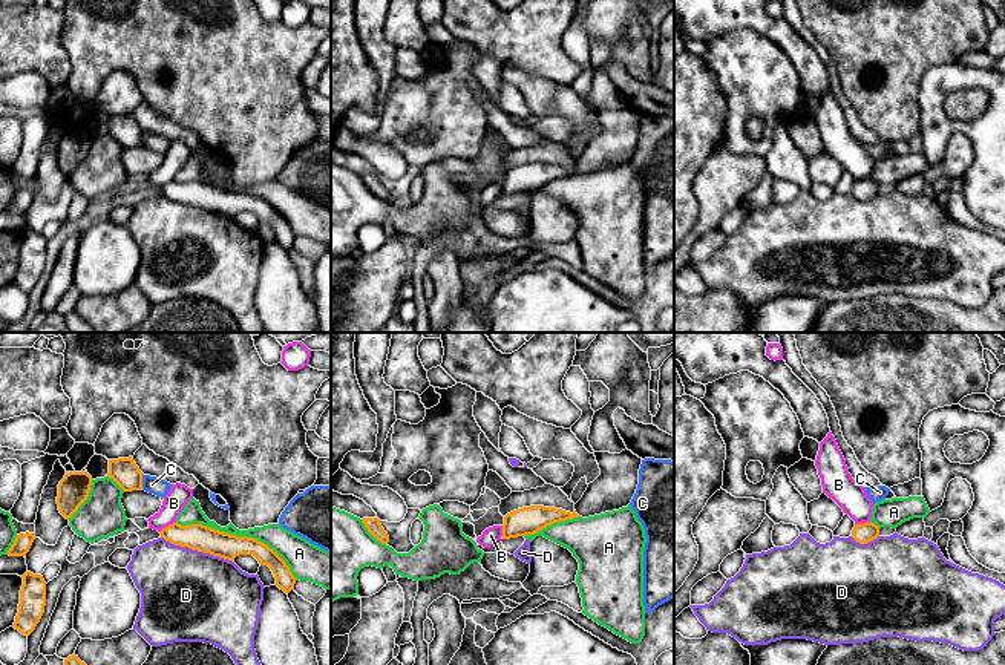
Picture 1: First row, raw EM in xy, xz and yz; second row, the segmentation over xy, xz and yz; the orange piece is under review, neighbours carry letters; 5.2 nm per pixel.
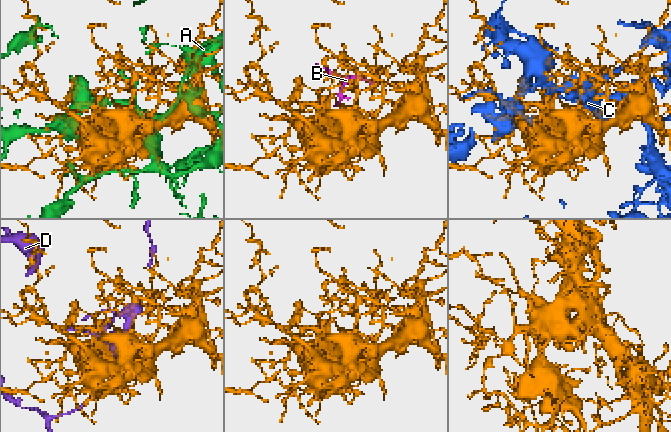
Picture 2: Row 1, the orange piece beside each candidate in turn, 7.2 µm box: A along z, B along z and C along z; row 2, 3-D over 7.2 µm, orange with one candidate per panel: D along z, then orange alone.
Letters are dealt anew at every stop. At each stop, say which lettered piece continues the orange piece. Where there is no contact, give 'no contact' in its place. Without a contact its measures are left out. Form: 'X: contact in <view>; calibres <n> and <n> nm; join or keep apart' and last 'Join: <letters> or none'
A: contact in xy; calibres 140 and 140 nm; keep apart
B: contact in xy; calibres 140 and 120 nm; keep apart
C: contact in xy; calibres 150 and 90 nm; keep apart
D: contact in xy; calibres 140 and 480 nm; keep apart
Join: none

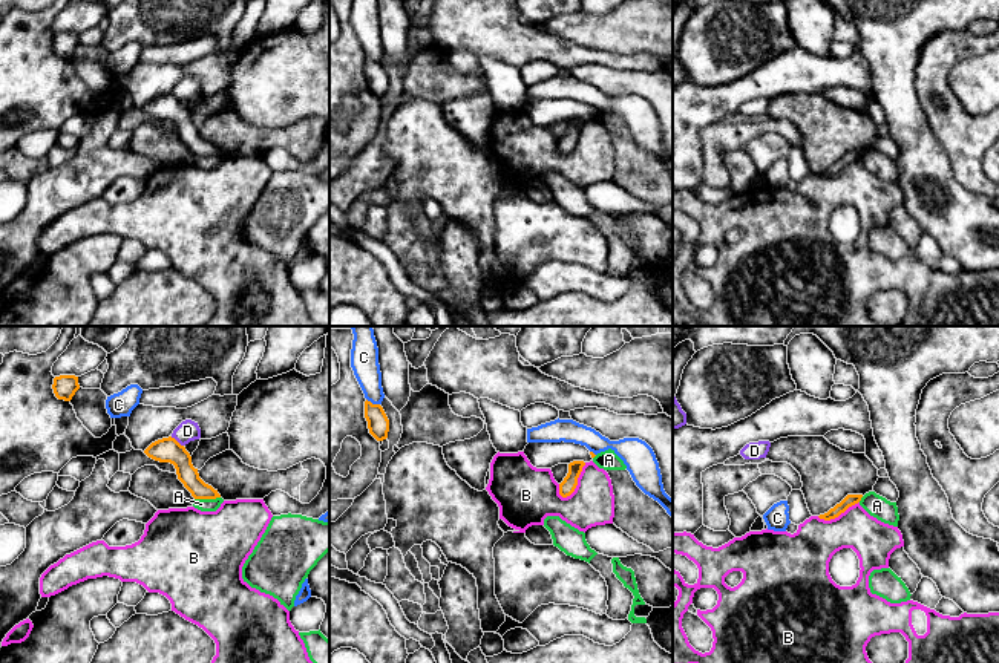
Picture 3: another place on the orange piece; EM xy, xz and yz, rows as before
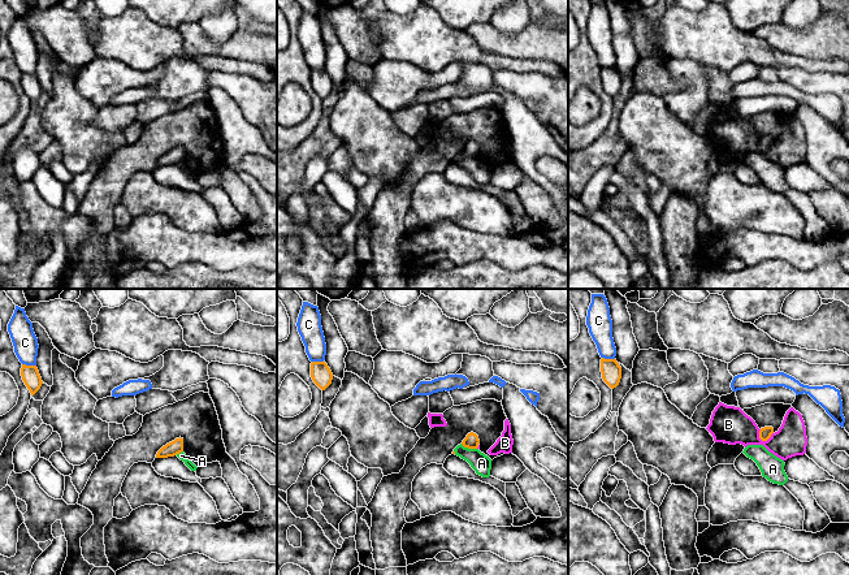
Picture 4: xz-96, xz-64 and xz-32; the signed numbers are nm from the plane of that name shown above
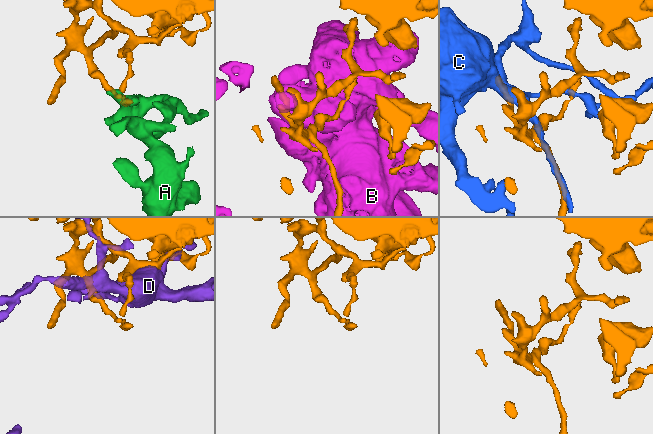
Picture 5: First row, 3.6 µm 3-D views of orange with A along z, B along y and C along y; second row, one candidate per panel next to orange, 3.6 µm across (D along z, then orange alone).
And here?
A: contact in xy; calibres 100 and 60 nm; keep apart
B: contact in xz; calibres 80 and 280 nm; keep apart
C: contact in xz; calibres 110 and 140 nm; keep apart
D: contact in xy; calibres 130 and 110 nm; keep apart
Join: none

